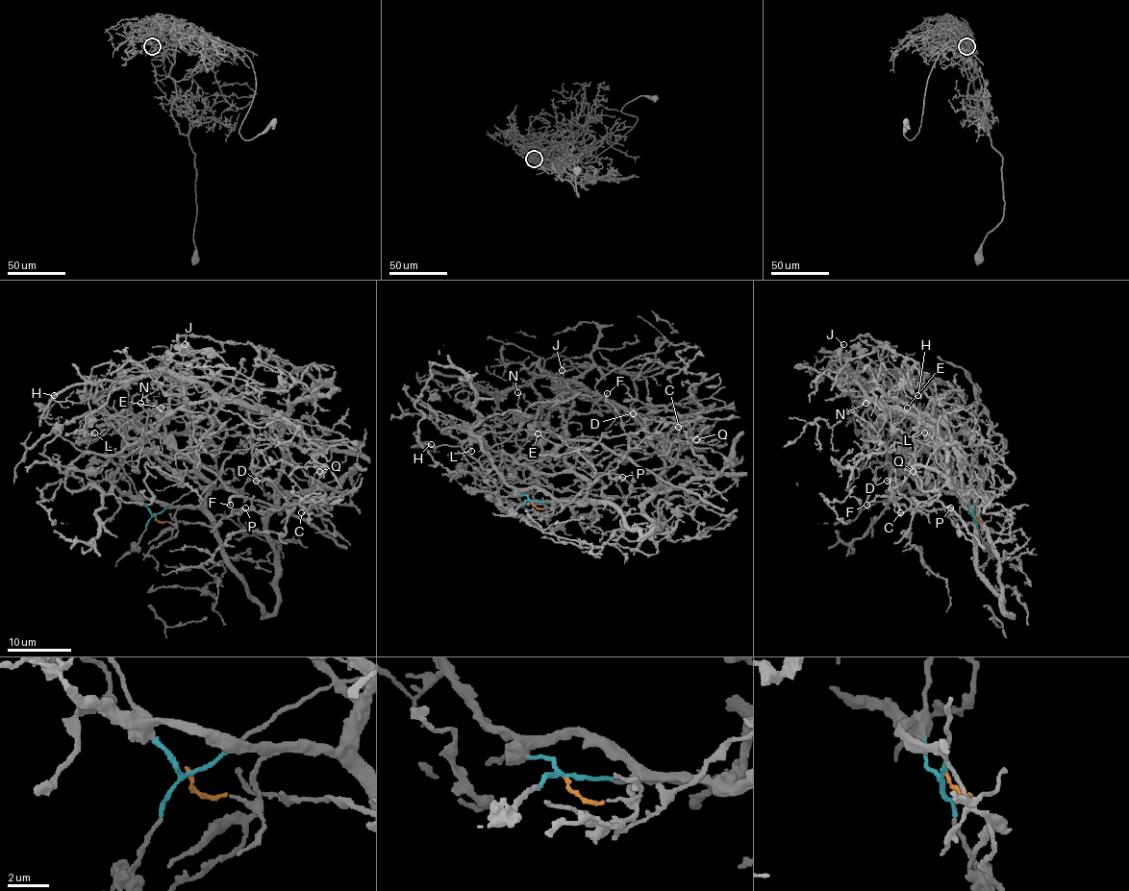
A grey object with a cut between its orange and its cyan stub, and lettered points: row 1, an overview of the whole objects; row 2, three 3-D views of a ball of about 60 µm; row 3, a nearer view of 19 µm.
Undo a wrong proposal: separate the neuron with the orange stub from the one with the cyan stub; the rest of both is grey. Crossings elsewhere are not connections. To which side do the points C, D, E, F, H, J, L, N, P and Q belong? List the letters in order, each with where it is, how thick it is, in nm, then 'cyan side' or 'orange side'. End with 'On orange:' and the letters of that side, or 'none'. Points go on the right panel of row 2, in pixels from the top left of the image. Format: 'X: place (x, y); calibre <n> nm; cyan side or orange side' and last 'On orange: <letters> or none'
C: place (900, 512); calibre 200 nm; orange side
D: place (887, 481); calibre 170 nm; orange side
E: place (907, 408); calibre 130 nm; cyan side
F: place (866, 505); calibre 200 nm; orange side
H: place (917, 395); calibre 180 nm; cyan side
J: place (843, 344); calibre 170 nm; cyan side
L: place (924, 433); calibre 140 nm; cyan side
N: place (865, 403); calibre 80 nm; cyan side
P: place (950, 507); calibre 280 nm; orange side
Q: place (913, 471); calibre 140 nm; orange side
On orange: C, D, F, P, Q

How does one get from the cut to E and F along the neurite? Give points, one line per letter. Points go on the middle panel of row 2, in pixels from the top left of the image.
E: (532, 501), (525, 494), (500, 494), (500, 465), (520, 454), (520, 448), (509, 438), (518, 439), (538, 433)
F: (532, 501), (538, 508), (561, 511), (599, 477), (616, 467), (628, 449), (628, 435), (607, 393)

